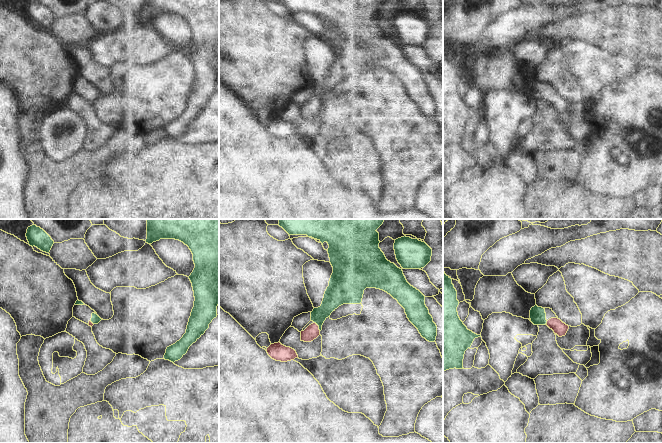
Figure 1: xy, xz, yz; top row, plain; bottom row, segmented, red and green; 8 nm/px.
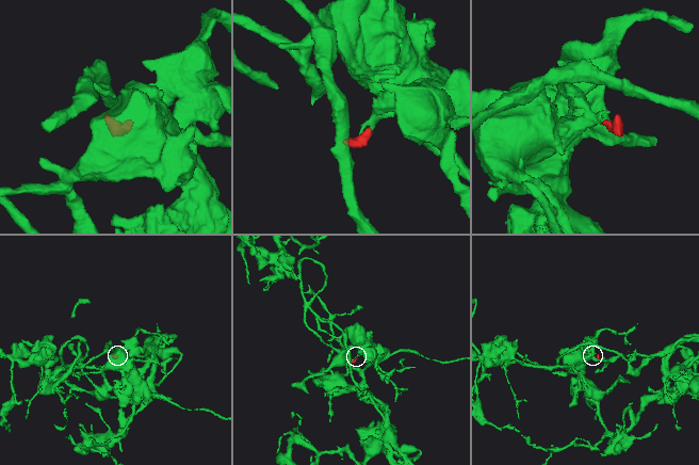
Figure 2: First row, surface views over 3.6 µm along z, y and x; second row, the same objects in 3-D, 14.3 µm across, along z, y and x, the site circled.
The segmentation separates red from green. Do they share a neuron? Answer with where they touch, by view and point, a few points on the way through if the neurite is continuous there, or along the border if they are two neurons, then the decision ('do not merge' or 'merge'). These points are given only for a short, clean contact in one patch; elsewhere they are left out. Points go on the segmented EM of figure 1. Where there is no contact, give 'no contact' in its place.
meets red in xz at (318, 326); runs through xz (312, 331), (318, 326), (318, 316), (332, 299); merge

